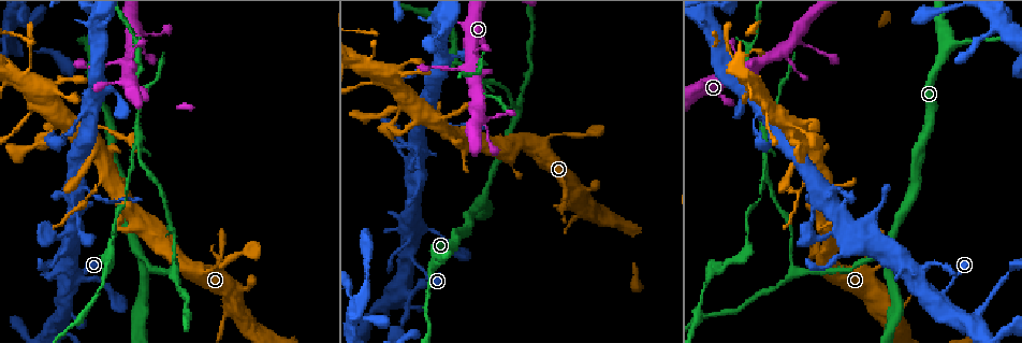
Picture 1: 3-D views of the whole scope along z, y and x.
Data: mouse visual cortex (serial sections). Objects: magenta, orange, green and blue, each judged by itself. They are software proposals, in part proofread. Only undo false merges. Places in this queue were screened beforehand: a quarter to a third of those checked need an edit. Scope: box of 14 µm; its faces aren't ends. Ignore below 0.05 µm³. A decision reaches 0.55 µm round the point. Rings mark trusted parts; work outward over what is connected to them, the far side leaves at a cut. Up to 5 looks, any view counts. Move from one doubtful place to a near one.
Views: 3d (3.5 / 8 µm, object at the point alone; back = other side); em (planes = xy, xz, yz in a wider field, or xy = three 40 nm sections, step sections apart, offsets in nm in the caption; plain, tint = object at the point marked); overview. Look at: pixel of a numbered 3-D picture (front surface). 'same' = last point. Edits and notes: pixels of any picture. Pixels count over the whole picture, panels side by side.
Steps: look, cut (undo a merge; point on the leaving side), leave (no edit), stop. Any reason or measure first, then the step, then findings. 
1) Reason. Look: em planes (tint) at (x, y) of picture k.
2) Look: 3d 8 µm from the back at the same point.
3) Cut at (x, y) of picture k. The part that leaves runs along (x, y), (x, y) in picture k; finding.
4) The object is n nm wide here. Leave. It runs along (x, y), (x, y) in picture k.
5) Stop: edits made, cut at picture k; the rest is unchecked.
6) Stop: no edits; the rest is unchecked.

Three-way junction. Look: 3d 3.5 µm at (104, 180) of picture 1.

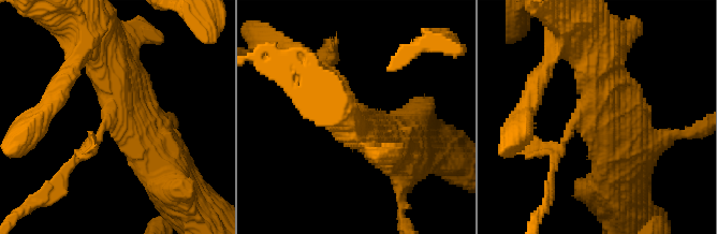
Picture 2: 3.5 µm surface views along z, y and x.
3 arms meet here; the arms are 150, 500, 600 nm wide; need the tissue. Look: em xy step 3 (tint) at (115, 118) of picture 2.

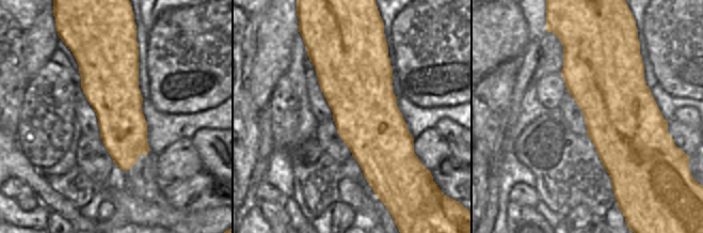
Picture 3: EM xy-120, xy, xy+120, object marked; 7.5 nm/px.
Leave. It runs along (392, 147), (342, 92), (312, 76) in picture 2; one cell here.

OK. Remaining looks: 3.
Three-way junction. Look: 3d 3.5 µm at (794, 269) of picture 1.

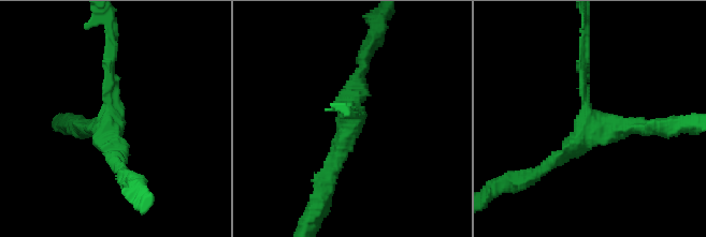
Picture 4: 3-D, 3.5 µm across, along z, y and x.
3 arms meet here; the arms are 150, 250, 250 nm wide; now the EM. Look: em xy step 1 (tint) at (595, 125) of picture 4.

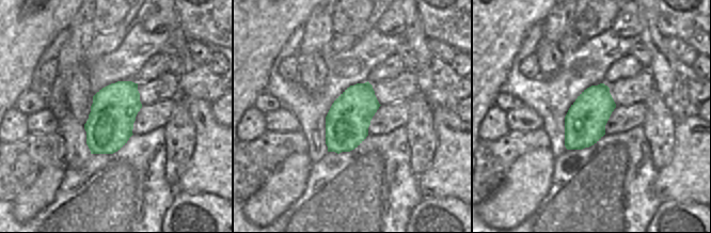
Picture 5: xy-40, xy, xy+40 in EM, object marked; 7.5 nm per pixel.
Leave. It runs along (660, 127), (596, 127), (586, 110), (582, 52) in picture 4; one cell here.

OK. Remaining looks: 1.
Stop: no edits; the rest is unchecked.

